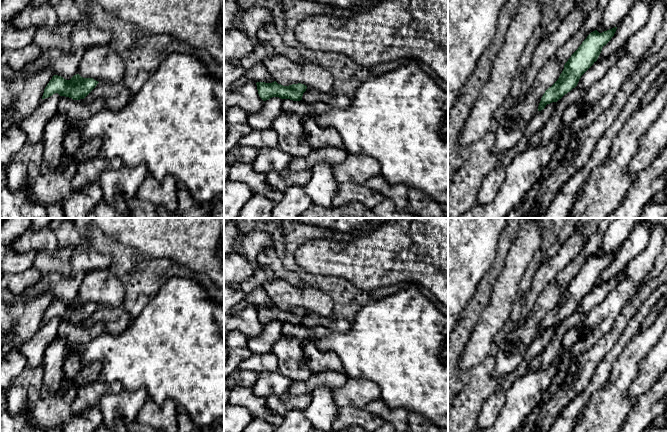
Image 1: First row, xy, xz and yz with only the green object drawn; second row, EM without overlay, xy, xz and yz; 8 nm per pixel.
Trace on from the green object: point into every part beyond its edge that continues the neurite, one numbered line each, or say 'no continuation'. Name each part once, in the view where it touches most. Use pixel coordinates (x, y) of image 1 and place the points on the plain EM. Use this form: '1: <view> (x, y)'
no continuation

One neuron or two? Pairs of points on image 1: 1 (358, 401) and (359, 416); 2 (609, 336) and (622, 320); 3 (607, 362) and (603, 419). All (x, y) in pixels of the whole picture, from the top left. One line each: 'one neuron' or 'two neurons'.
1: two neurons
2: one neuron
3: two neurons

